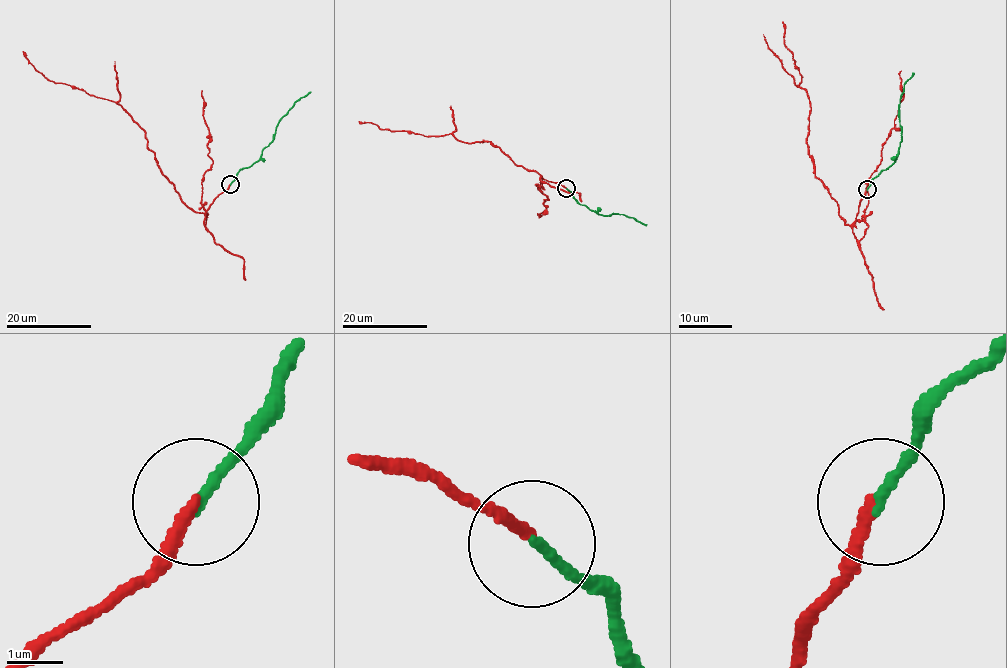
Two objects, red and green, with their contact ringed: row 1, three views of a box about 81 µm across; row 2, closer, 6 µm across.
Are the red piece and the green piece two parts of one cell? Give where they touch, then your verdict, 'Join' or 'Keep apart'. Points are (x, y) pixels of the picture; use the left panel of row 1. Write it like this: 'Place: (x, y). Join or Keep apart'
Place: (230, 184). Join

